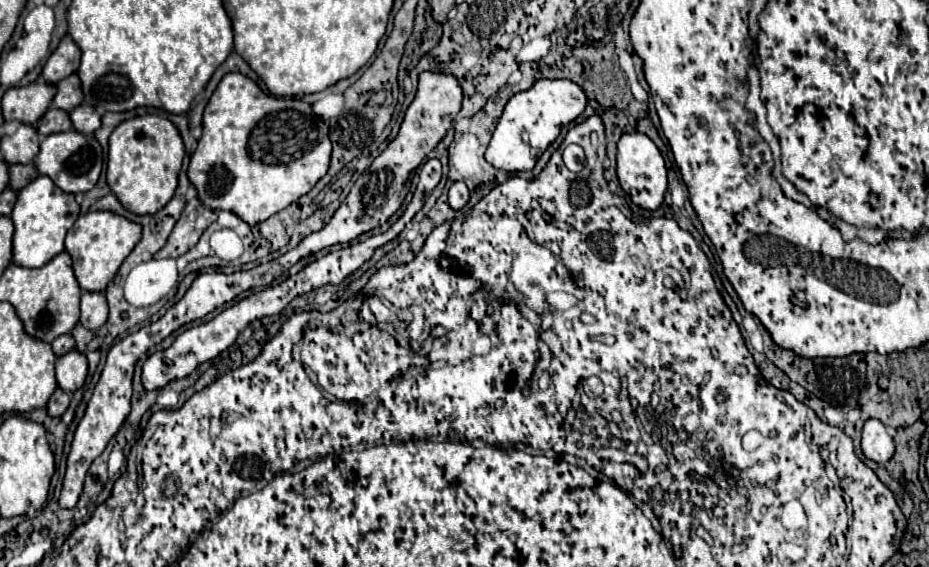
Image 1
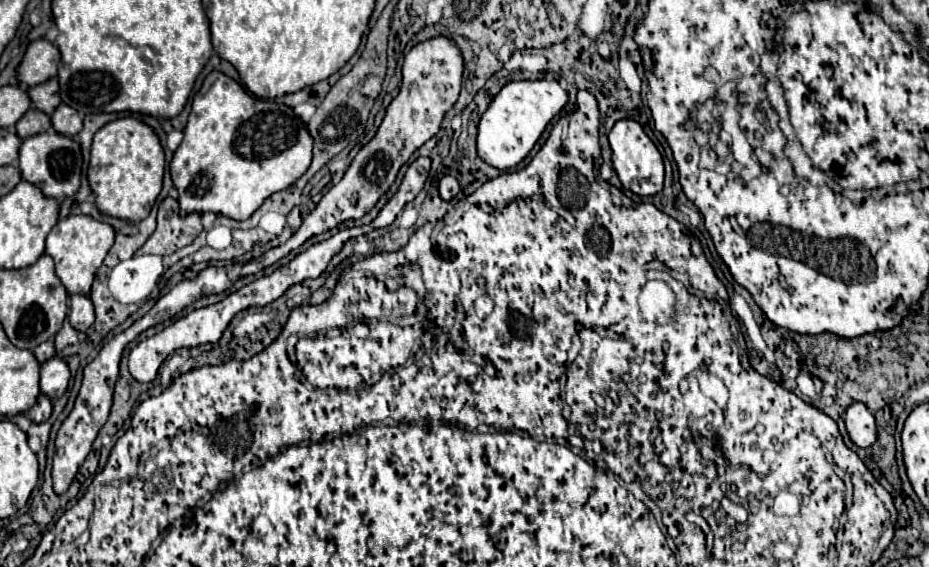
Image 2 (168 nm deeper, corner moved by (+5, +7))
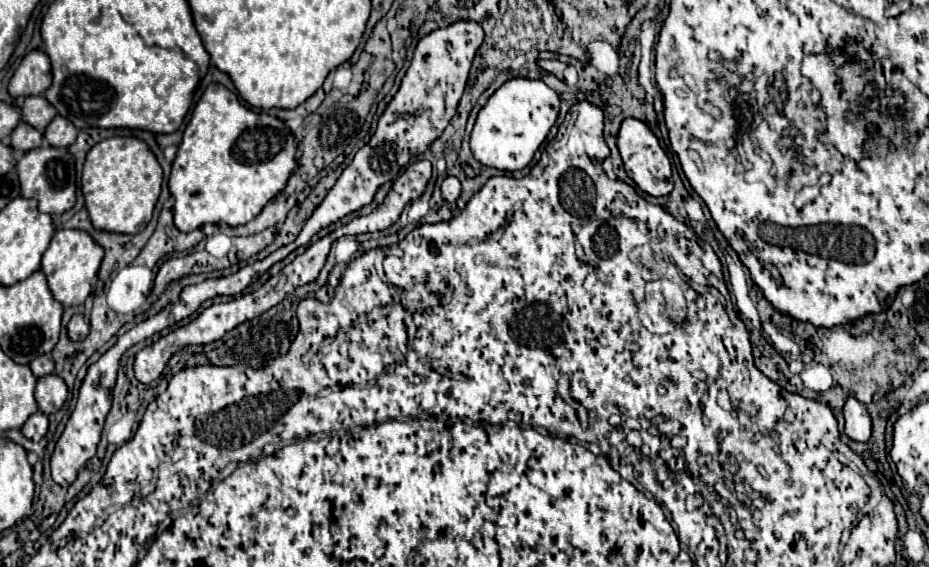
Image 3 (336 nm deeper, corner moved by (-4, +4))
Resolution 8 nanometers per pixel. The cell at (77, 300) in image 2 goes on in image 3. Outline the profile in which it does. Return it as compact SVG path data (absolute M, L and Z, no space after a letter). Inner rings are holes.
M73 315L67 325L67 335L71 341L83 341L89 335L89 323L83 319L83 315Z

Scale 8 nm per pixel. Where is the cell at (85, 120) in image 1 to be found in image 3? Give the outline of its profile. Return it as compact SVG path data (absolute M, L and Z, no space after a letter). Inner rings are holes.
M55 117L43 131L45 141L49 141L49 145L53 147L69 147L75 137L77 137L77 129L73 127L73 123L69 123L63 117Z

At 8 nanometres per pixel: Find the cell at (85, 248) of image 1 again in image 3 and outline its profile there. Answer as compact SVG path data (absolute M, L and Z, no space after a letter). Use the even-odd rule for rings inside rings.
M59 229L55 231L47 251L43 253L39 269L47 277L47 285L53 299L59 301L63 307L73 307L73 305L77 307L91 293L91 281L97 277L101 259L103 259L103 249L85 231Z

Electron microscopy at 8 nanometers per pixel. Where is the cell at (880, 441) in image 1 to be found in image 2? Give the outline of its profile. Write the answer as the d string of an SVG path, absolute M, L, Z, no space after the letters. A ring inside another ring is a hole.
M860 402L846 410L846 430L850 440L860 448L870 448L878 438L874 414Z

